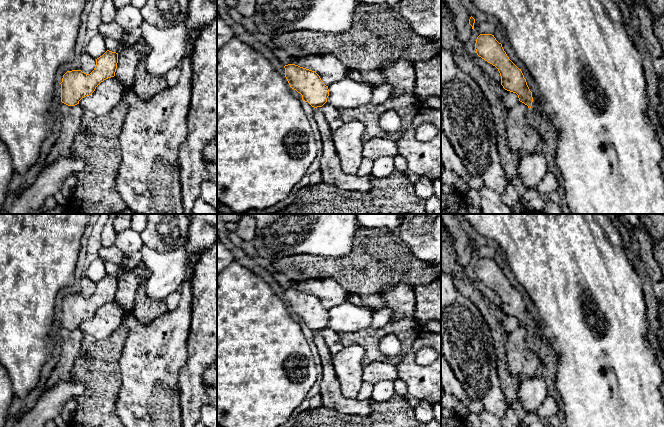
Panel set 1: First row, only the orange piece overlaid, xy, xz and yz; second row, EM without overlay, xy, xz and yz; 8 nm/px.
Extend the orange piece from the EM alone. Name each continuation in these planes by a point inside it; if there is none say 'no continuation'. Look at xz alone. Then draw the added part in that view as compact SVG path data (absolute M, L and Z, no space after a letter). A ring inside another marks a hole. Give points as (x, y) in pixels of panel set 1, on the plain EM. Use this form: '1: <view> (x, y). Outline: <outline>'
no continuation

